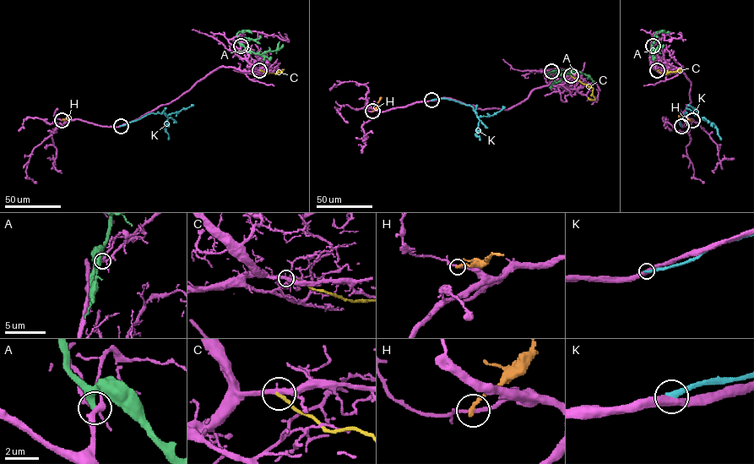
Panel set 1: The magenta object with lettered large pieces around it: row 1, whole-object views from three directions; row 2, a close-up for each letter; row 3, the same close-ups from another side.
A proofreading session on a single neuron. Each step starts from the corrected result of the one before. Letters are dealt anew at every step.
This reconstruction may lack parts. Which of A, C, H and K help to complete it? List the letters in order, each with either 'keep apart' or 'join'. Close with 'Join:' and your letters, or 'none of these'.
A: keep apart
C: keep apart
H: keep apart
K: keep apart
Join: none of these

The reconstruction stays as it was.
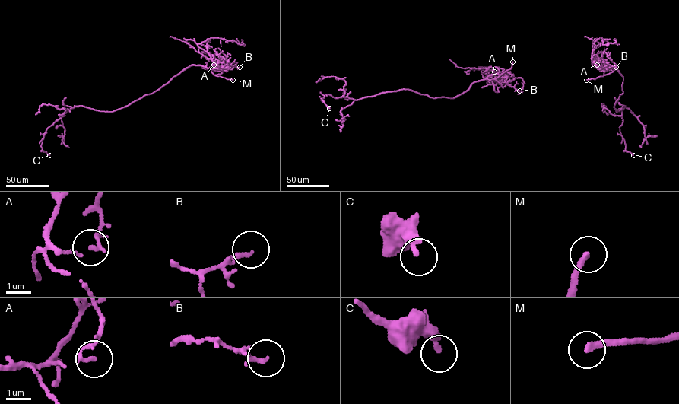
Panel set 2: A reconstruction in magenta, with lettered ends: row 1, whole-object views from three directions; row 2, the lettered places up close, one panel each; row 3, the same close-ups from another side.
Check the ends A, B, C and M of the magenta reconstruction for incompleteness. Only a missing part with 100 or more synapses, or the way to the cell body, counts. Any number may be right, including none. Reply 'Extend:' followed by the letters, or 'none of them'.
Extend: M

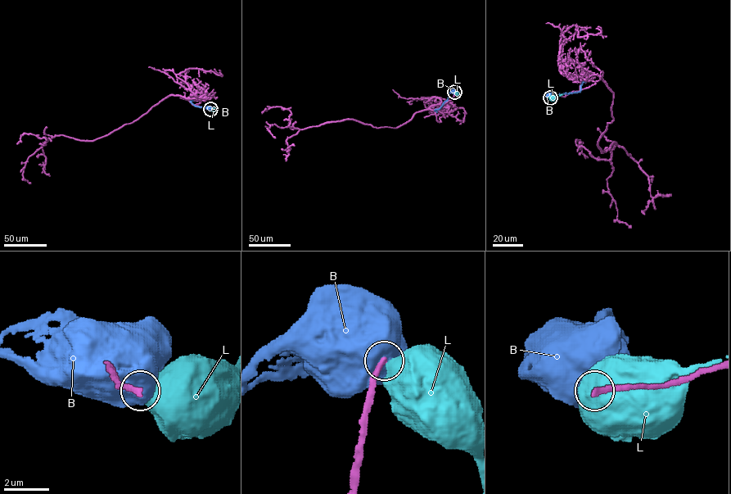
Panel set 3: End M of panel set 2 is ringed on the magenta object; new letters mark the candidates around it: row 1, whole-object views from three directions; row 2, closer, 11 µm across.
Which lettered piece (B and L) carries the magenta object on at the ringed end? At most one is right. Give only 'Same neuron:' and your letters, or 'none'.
Same neuron: none

